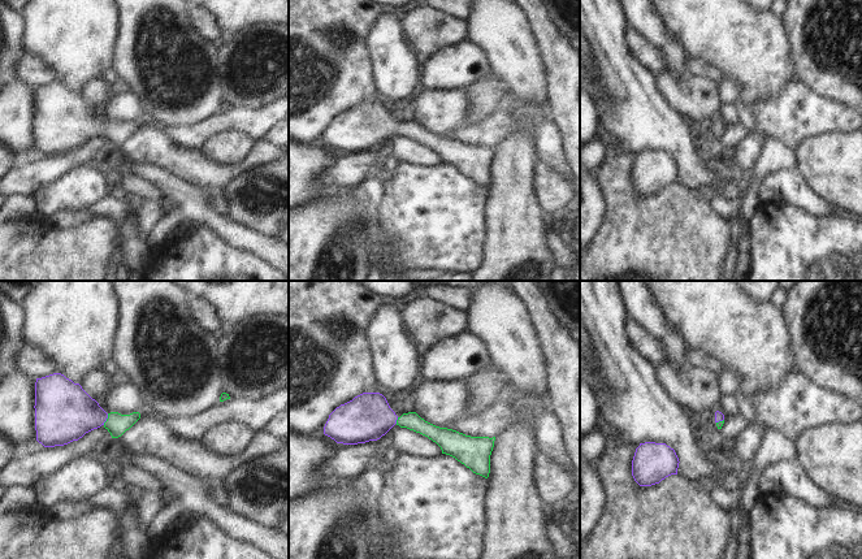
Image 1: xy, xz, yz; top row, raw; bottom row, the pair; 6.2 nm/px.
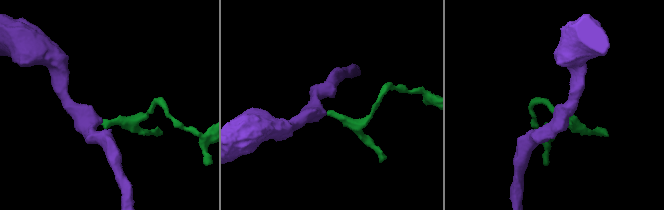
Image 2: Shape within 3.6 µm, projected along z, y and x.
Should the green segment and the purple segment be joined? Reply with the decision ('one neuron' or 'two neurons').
one neuron

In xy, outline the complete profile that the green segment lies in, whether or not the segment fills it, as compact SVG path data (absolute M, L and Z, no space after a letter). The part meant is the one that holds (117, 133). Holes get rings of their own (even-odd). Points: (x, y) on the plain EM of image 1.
M61 82L36 87L34 117L36 150L44 156L78 150L101 134L118 147L140 127L139 121L107 122L79 92Z

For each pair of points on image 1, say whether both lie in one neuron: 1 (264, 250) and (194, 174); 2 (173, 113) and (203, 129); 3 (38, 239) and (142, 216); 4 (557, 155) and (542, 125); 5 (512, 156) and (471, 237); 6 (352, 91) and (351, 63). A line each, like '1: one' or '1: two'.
1: two
2: two
3: two
4: one
5: two
6: one

